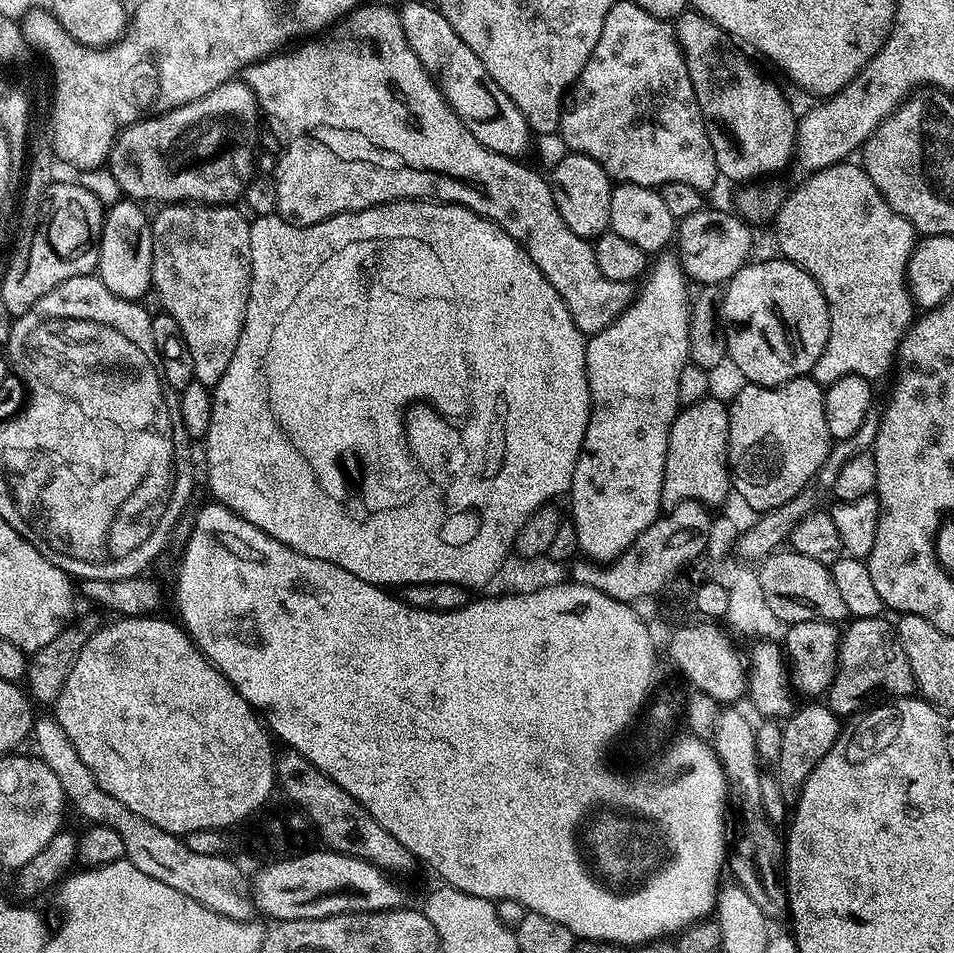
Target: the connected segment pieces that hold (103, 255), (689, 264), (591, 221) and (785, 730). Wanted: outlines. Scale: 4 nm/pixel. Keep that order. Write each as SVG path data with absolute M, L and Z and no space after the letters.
M121 198L117 201L116 204L113 204L111 207L105 211L104 214L104 229L100 235L100 257L96 263L98 269L98 275L101 282L106 286L106 290L110 290L118 298L126 298L127 300L133 302L143 301L143 296L150 292L152 288L152 221L150 219L149 213L144 213L145 205L143 203L137 202L131 198Z
M711 206L683 217L678 224L678 244L680 240L678 259L685 276L691 281L697 280L697 285L700 286L723 285L730 281L749 259L747 256L752 248L751 230L753 231L739 215L715 212Z
M579 154L563 156L555 161L556 168L550 175L554 206L558 206L558 214L562 214L562 222L574 234L585 238L595 238L609 227L608 211L614 187L606 170L594 158Z
M808 702L805 708L797 707L792 715L783 721L781 727L782 750L779 751L778 762L774 766L774 775L778 782L778 790L782 790L785 804L792 806L800 799L800 791L804 789L806 778L830 754L834 742L840 737L841 717L829 710L827 703Z

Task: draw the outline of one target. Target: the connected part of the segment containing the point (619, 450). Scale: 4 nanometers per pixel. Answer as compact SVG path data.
M656 284L656 288L660 288L660 292L652 292L648 300L629 303L613 324L595 333L586 344L592 413L586 426L584 450L574 466L570 520L578 530L580 552L597 562L611 562L622 555L638 534L662 515L660 499L666 470L668 427L682 407L678 398L678 378L689 363L684 336L676 336L676 328L684 328L684 308L688 304L676 304L676 300L680 300L680 288L672 288L672 292L664 292L668 284Z

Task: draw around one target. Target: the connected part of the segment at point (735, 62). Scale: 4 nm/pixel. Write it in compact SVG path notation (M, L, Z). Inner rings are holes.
M685 10L681 16L676 17L674 27L676 40L680 43L680 49L684 51L684 61L689 67L690 81L693 82L698 106L711 121L707 127L719 175L728 182L734 182L738 176L743 176L746 182L752 182L755 181L755 177L768 176L764 168L772 168L776 173L776 164L780 164L787 169L789 164L785 162L784 156L793 159L798 127L797 113L792 113L787 98L735 48L737 45L728 33L722 31L714 22L710 22L710 18L695 10Z

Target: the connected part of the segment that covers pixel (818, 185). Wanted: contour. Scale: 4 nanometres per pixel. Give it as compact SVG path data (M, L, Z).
M852 162L831 164L811 173L807 179L801 188L783 197L774 225L776 240L780 243L779 255L807 271L813 279L824 280L821 294L826 302L832 300L828 305L828 341L810 375L822 386L835 382L832 376L842 378L840 372L876 382L888 372L884 364L894 364L894 360L884 360L884 357L897 355L900 341L914 320L914 301L906 283L908 263L904 260L904 252L912 252L908 248L908 234L914 230L913 226L884 201L884 195L870 182L863 167L856 165L855 168Z

